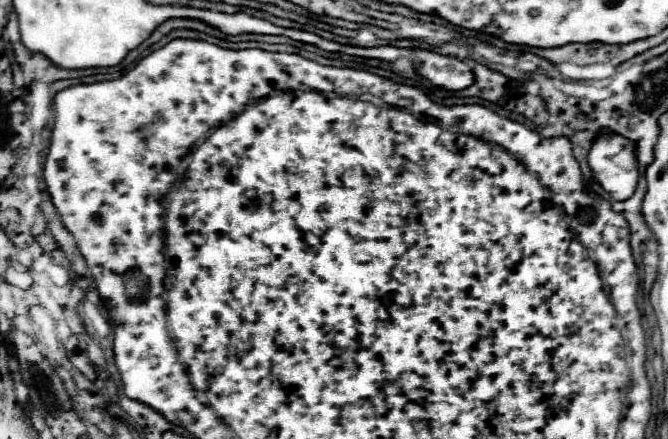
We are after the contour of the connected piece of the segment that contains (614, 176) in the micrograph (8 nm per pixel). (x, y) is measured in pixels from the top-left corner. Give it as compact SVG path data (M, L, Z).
M602 132L598 134L598 138L594 138L590 154L588 154L588 164L596 180L616 200L630 198L638 184L638 164L636 162L630 168L622 168L612 160L612 156L616 156L626 144L628 140L622 138L622 134Z

